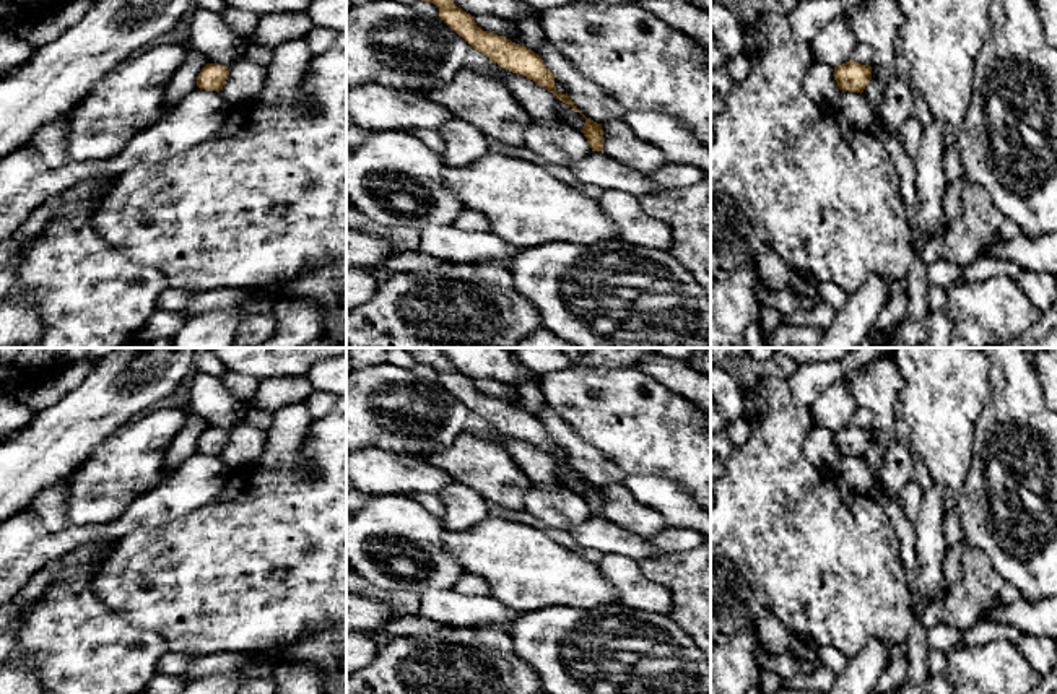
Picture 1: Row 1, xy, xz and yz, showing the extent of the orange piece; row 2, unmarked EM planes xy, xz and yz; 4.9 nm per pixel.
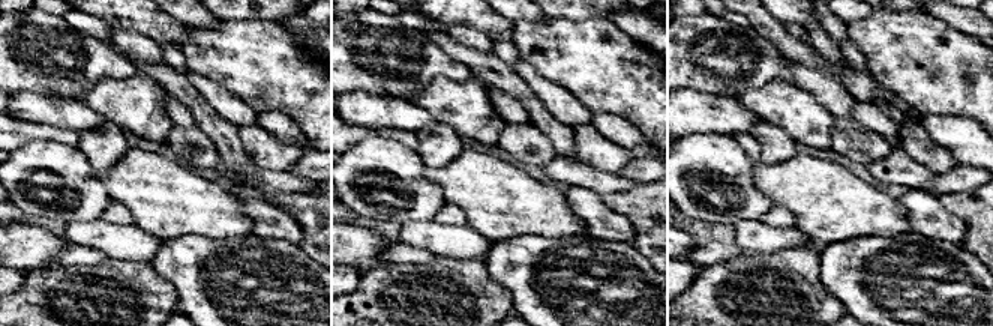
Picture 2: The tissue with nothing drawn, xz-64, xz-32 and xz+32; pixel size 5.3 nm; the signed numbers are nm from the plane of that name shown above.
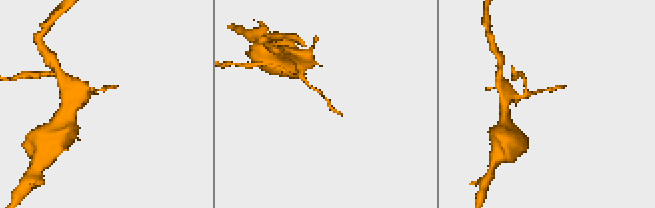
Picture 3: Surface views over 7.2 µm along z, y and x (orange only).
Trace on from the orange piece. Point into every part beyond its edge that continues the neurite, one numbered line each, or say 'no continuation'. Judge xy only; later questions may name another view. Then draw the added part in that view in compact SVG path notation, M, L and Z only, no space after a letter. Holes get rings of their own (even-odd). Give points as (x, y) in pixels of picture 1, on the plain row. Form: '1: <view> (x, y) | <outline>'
no continuation

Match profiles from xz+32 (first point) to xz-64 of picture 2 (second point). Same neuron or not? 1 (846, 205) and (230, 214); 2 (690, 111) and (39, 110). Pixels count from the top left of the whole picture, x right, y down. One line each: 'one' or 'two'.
1: one
2: one

